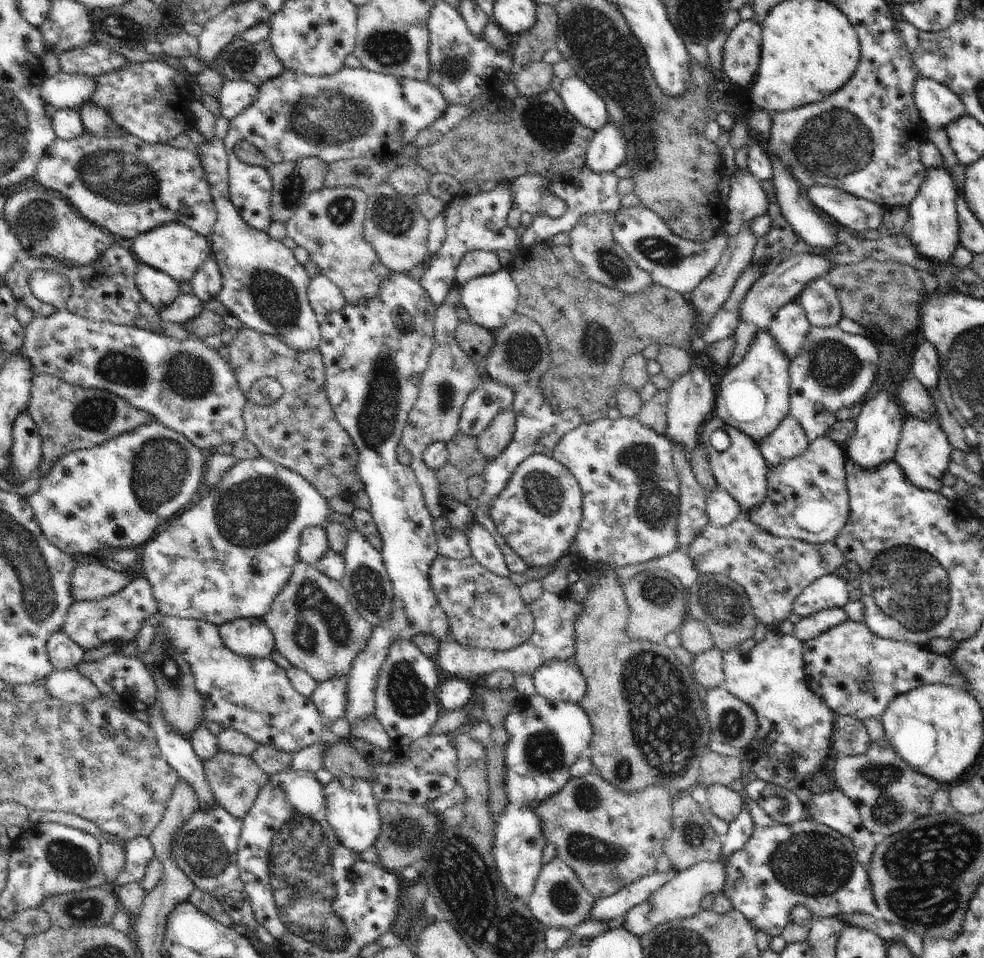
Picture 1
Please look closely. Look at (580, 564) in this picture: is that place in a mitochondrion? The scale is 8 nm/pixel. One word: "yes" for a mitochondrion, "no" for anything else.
no

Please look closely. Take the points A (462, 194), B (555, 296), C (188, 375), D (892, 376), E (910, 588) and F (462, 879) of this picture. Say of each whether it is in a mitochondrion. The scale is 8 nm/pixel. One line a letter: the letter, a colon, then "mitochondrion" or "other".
A: other
B: other
C: mitochondrion
D: other
E: mitochondrion
F: mitochondrion

